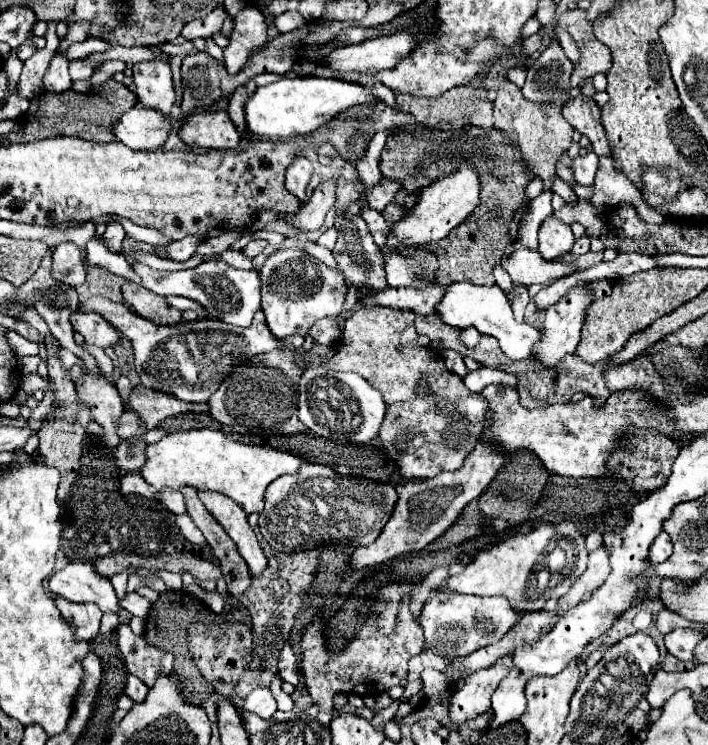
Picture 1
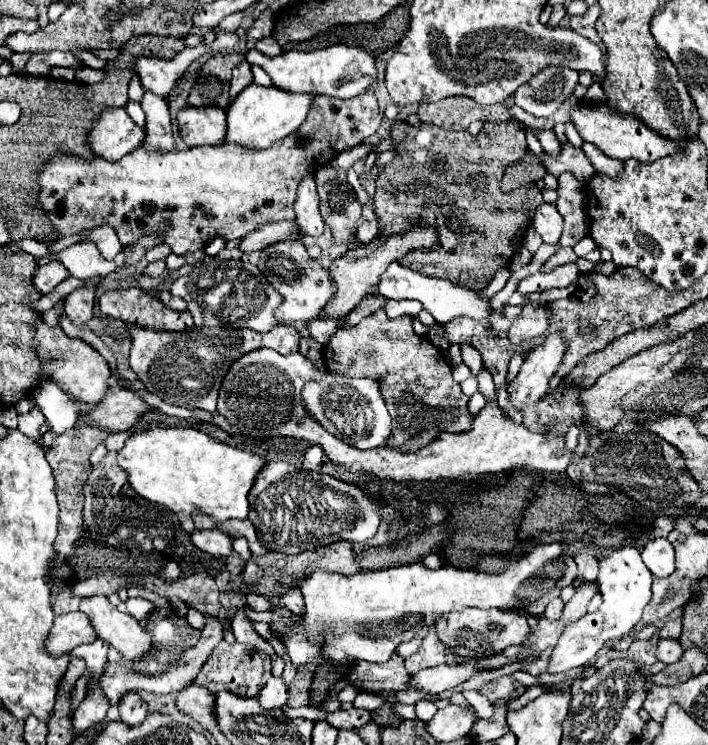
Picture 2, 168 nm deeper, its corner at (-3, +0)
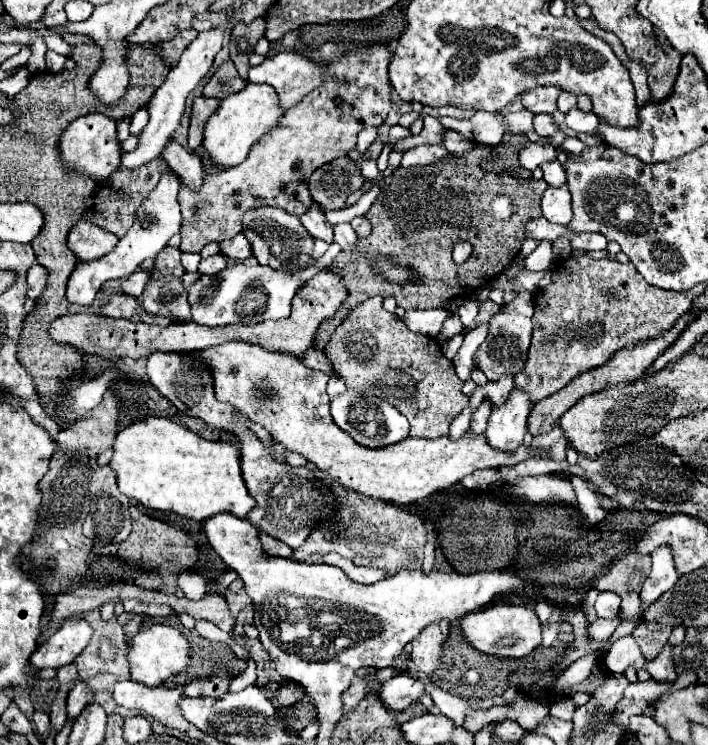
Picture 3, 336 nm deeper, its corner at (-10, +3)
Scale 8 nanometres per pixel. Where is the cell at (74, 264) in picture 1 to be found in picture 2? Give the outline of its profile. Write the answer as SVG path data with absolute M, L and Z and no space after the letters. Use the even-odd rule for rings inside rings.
M51 259L47 265L37 267L37 273L33 275L33 283L35 283L37 291L45 295L45 293L53 291L53 289L55 289L61 281L65 281L67 277L69 277L67 267L65 267L61 261Z

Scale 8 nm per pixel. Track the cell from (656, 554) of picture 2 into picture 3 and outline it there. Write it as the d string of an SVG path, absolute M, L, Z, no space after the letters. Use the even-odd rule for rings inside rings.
M660 546L656 552L652 552L652 570L640 592L640 608L656 602L666 590L676 584L676 580L678 574L672 564L672 550L668 546Z

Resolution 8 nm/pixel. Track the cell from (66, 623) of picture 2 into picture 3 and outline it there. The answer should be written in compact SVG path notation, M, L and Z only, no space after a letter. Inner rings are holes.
M72 618L62 624L32 656L30 664L36 670L42 668L62 668L86 648L94 630L84 618Z

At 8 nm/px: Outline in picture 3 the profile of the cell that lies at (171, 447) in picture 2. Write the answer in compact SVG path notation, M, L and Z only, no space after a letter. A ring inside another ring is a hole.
M144 418L144 420L138 420L136 424L122 428L116 434L112 450L114 450L114 456L108 462L108 466L116 472L120 492L150 510L166 510L192 520L206 520L208 516L214 516L220 512L246 518L246 514L254 508L254 500L248 494L240 474L240 462L238 462L240 454L236 452L236 446L228 442L204 440L202 436L186 430L182 424L170 418Z

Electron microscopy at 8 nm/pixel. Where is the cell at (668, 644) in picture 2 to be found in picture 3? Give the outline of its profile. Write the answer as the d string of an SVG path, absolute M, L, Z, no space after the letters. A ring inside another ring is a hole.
M664 646L662 654L658 658L654 658L652 662L646 662L646 670L652 674L654 680L658 680L658 682L674 682L676 680L676 672L674 672L670 656L672 656L672 648Z

